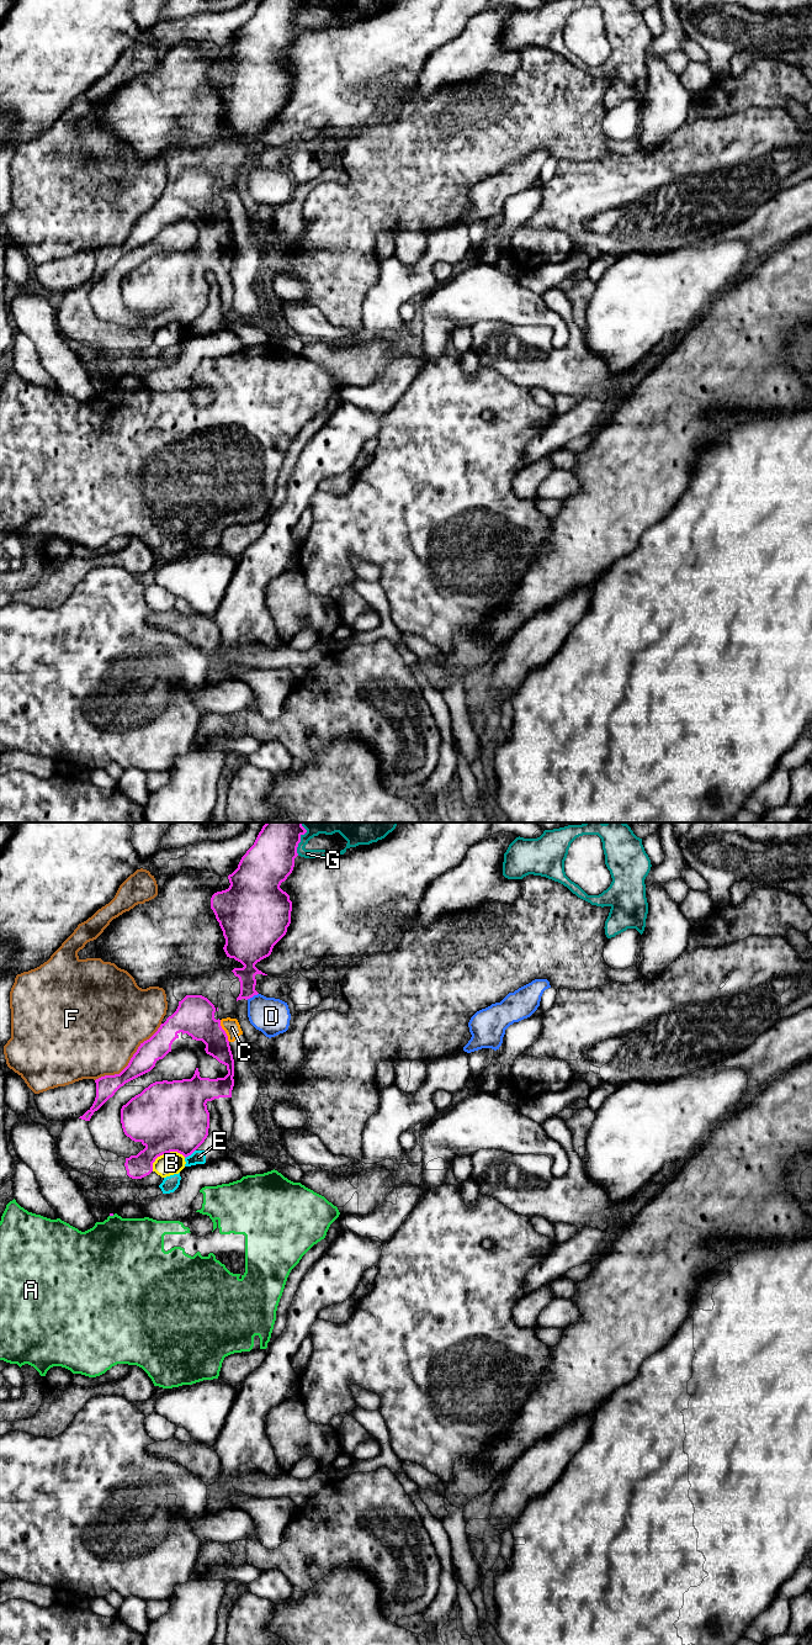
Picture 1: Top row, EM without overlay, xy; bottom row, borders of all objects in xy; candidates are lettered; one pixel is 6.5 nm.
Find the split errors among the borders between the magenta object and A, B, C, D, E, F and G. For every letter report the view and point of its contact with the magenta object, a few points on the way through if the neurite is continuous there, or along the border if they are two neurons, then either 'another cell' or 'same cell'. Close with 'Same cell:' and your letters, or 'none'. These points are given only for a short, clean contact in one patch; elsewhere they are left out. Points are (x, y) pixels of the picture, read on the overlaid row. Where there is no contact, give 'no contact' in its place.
A: contact xy (111, 1215); another cell
B: contact xy (164, 1153); another cell
C: contact xy (224, 1031); border xy (219, 1020), (219, 1025), (229, 1041); another cell
D: contact xy (251, 996); border xy (258, 993), (247, 999); another cell
E: contact xy (190, 1154); another cell
F: contact xy (131, 1059); another cell
G: contact xy (300, 839); another cell
Same cell: none

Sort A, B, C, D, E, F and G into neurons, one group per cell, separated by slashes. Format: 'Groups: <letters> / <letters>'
Groups: A / B / C / D / E / F / G

